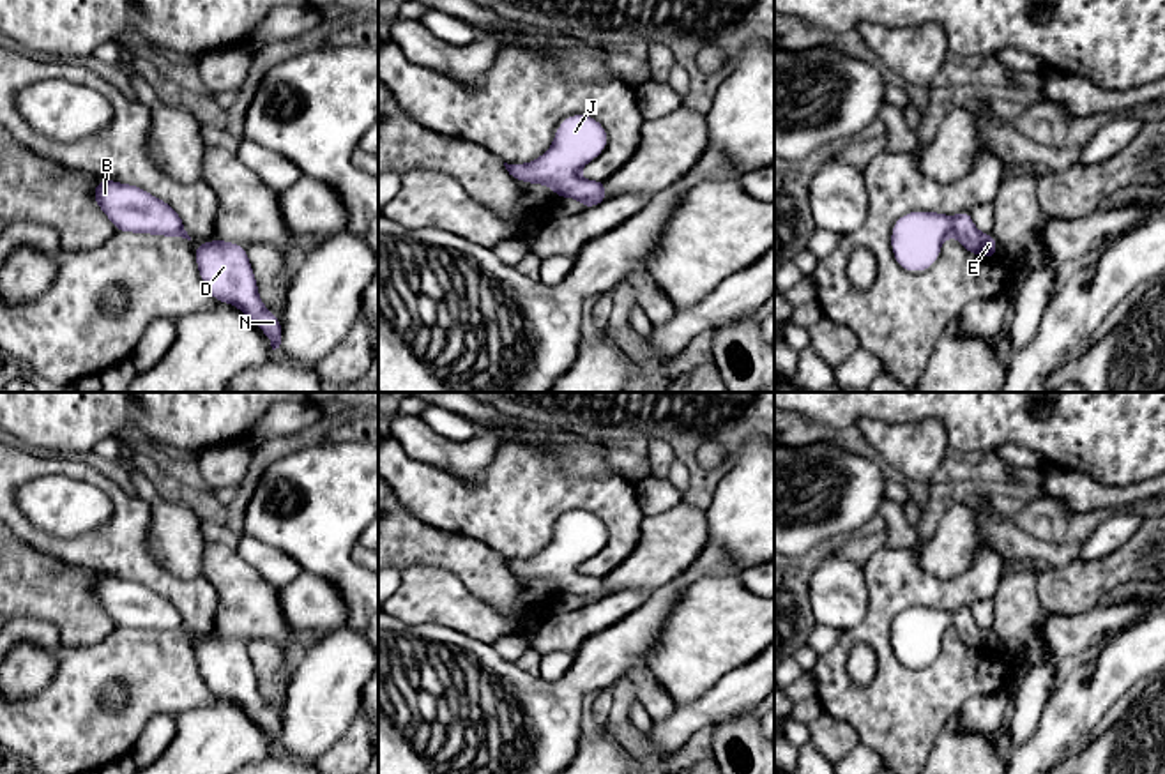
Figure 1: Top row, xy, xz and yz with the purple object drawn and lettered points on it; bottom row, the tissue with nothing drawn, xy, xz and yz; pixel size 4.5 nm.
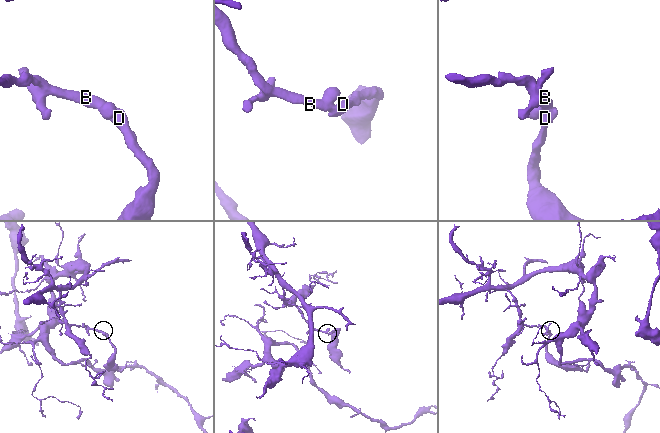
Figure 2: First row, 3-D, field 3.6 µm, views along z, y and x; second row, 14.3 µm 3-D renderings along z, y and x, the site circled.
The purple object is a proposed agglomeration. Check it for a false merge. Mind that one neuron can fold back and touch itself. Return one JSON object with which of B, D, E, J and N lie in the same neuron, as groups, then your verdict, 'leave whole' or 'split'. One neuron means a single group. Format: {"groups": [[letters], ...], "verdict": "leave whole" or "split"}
{"groups": [["B", "D", "E", "J", "N"]], "verdict": "leave whole"}

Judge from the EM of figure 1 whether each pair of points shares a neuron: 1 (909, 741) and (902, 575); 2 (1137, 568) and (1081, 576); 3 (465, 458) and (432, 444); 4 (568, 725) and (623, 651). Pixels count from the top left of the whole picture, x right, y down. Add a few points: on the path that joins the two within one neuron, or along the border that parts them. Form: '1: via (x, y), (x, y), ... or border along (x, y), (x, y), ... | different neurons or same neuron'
1: via (900, 700), (881, 645), (881, 615) | same neuron
2: via (1123, 568), (1107, 576), (1095, 576) | same neuron
3: via (456, 458), (441, 451) | same neuron
4: via (568, 705), (568, 698), (603, 663) | same neuron

